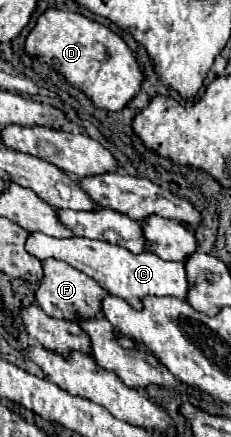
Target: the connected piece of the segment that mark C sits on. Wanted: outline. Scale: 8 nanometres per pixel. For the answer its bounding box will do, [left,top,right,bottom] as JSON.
[25,232,189,310]

